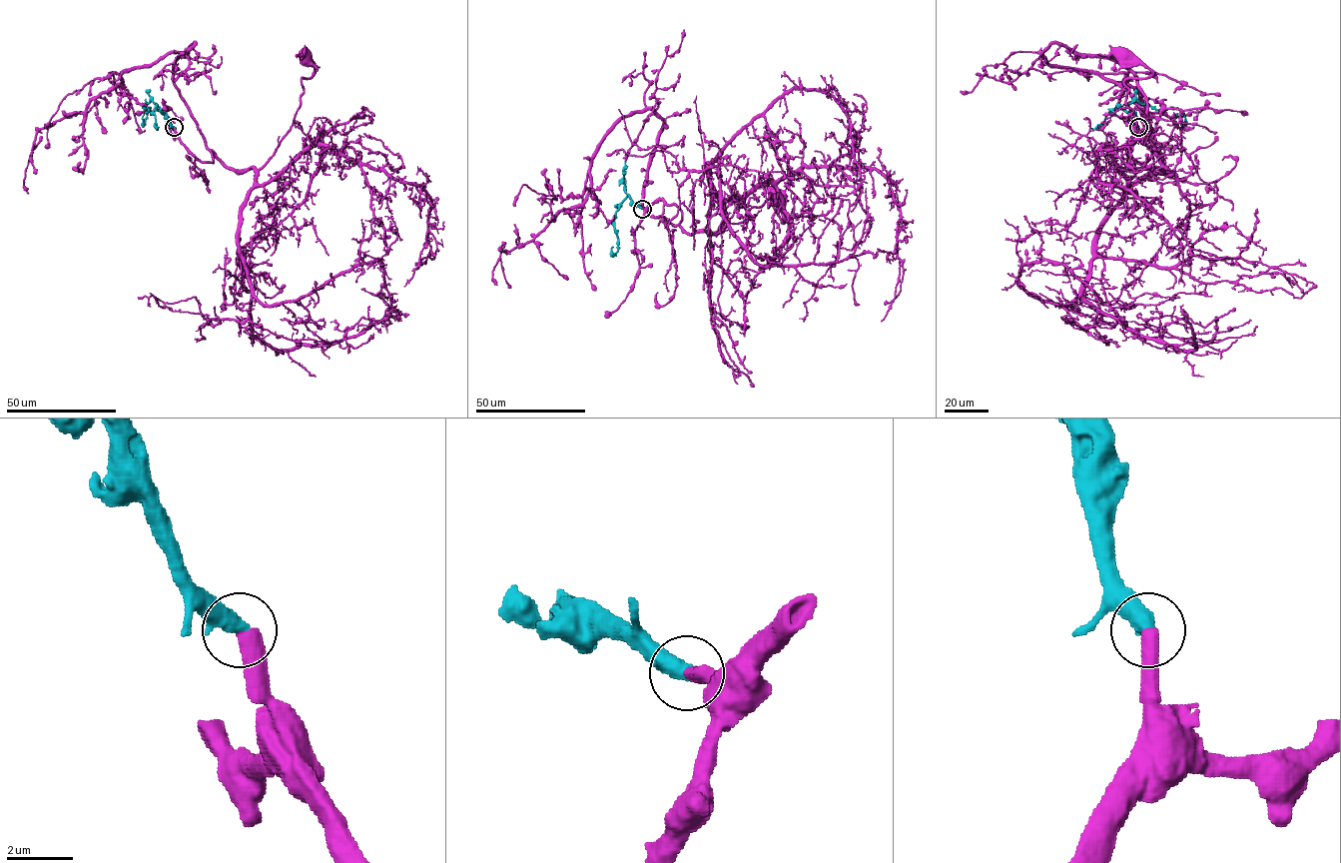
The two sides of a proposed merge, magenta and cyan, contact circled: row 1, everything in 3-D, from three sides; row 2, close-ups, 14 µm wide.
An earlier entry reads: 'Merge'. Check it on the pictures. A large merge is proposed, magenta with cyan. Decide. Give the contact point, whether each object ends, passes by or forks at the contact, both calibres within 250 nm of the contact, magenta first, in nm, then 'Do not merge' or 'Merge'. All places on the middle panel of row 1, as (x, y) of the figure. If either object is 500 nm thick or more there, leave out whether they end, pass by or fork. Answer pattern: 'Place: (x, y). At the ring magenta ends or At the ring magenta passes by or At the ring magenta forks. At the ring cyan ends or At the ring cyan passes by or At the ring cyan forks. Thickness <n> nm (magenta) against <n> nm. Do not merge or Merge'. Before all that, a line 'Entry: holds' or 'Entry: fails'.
Entry: holds
Place: (642, 209). Thickness 480 nm (magenta) against 550 nm. Merge

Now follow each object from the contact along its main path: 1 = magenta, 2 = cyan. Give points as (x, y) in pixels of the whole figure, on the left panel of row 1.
1: (174, 127), (201, 161), (211, 151), (258, 170), (292, 125), (314, 74), (306, 59)
2: (174, 127), (166, 114), (152, 101), (145, 105), (146, 110), (149, 109), (143, 123), (144, 113)

